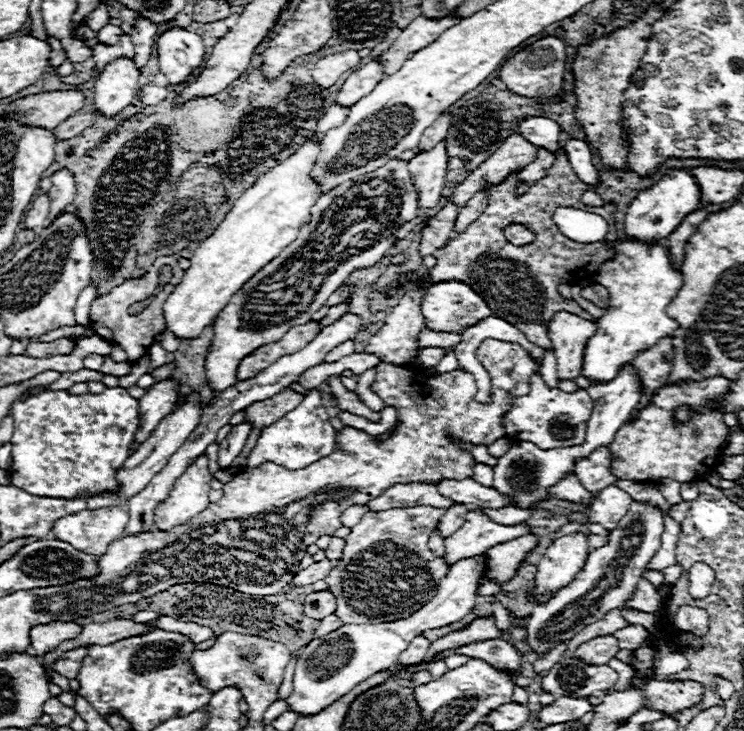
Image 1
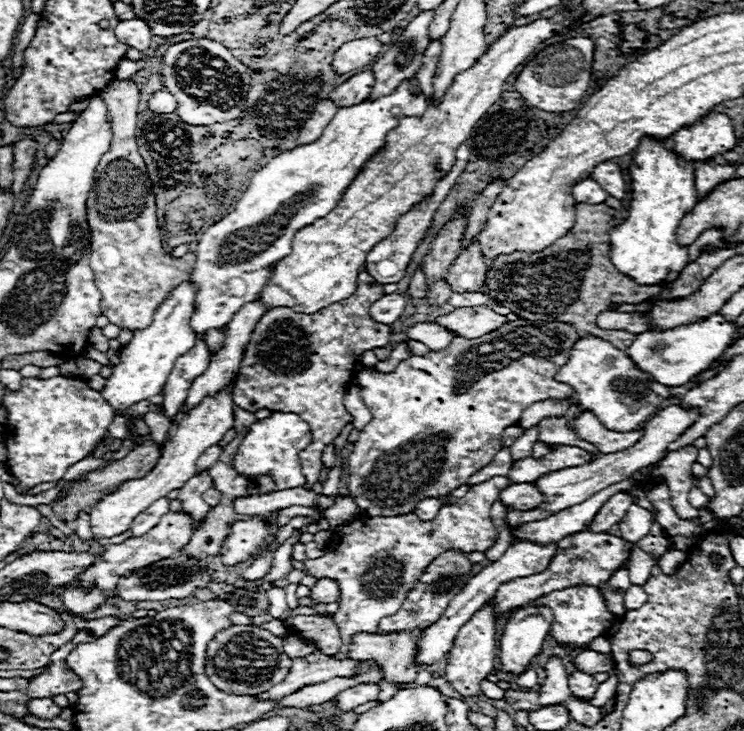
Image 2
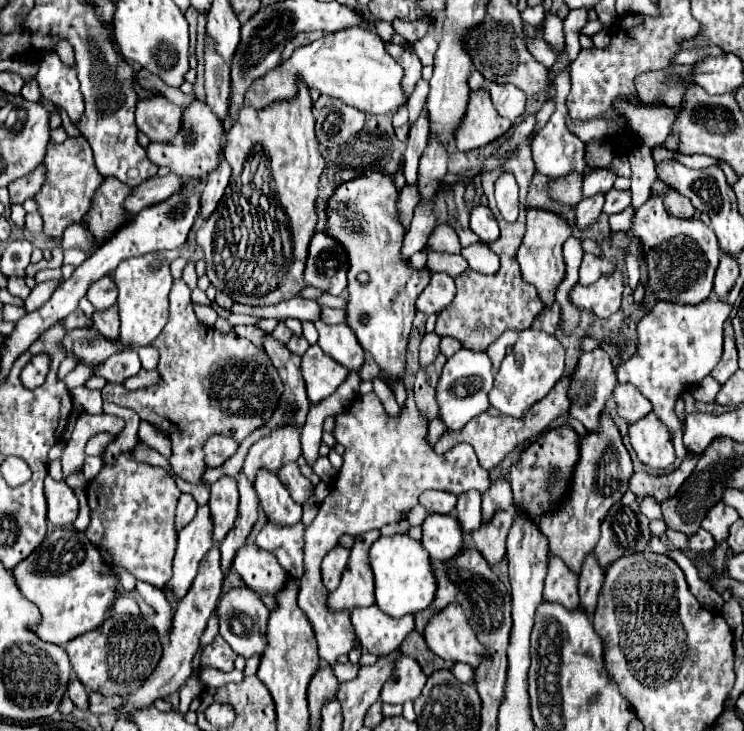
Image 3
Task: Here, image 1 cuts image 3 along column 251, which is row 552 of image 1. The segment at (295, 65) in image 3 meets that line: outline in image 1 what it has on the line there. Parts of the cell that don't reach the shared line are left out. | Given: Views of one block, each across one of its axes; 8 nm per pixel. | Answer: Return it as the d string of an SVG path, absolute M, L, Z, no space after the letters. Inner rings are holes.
M112 506L106 510L82 510L60 518L52 526L52 536L94 556L106 554L108 546L124 534L128 512Z

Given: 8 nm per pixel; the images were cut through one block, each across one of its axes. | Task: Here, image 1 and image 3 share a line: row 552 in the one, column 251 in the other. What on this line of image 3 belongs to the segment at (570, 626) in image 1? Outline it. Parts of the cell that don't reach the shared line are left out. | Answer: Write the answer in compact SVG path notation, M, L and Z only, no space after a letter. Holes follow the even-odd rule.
M248 586L230 588L220 598L216 614L218 614L218 632L236 654L250 658L252 654L264 652L264 648L266 648L266 622L268 622L270 610L264 606L262 598L254 590L250 590Z

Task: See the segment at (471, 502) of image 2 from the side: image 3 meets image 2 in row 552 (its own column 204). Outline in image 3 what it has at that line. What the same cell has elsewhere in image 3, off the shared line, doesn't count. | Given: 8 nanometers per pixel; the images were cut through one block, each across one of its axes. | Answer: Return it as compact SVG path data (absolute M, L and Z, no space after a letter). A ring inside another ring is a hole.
M182 278L174 280L174 288L170 292L170 318L152 346L160 352L160 362L156 368L160 382L140 390L126 390L120 384L106 384L102 390L102 400L132 408L140 420L166 434L172 442L172 470L186 482L200 484L202 472L206 470L202 452L204 440L210 434L222 434L240 442L252 434L256 426L264 426L264 422L268 422L268 414L276 410L280 390L284 390L280 374L272 366L268 354L264 354L264 348L254 346L234 332L222 334L214 326L204 326L192 310L190 288ZM258 390L264 394L264 402L260 402L262 408L256 408Z

